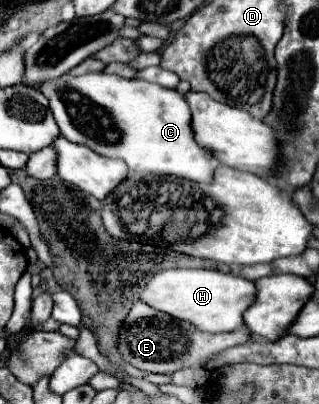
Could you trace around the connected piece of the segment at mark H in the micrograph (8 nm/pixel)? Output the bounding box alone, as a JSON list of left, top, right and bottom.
[141,268,255,332]

